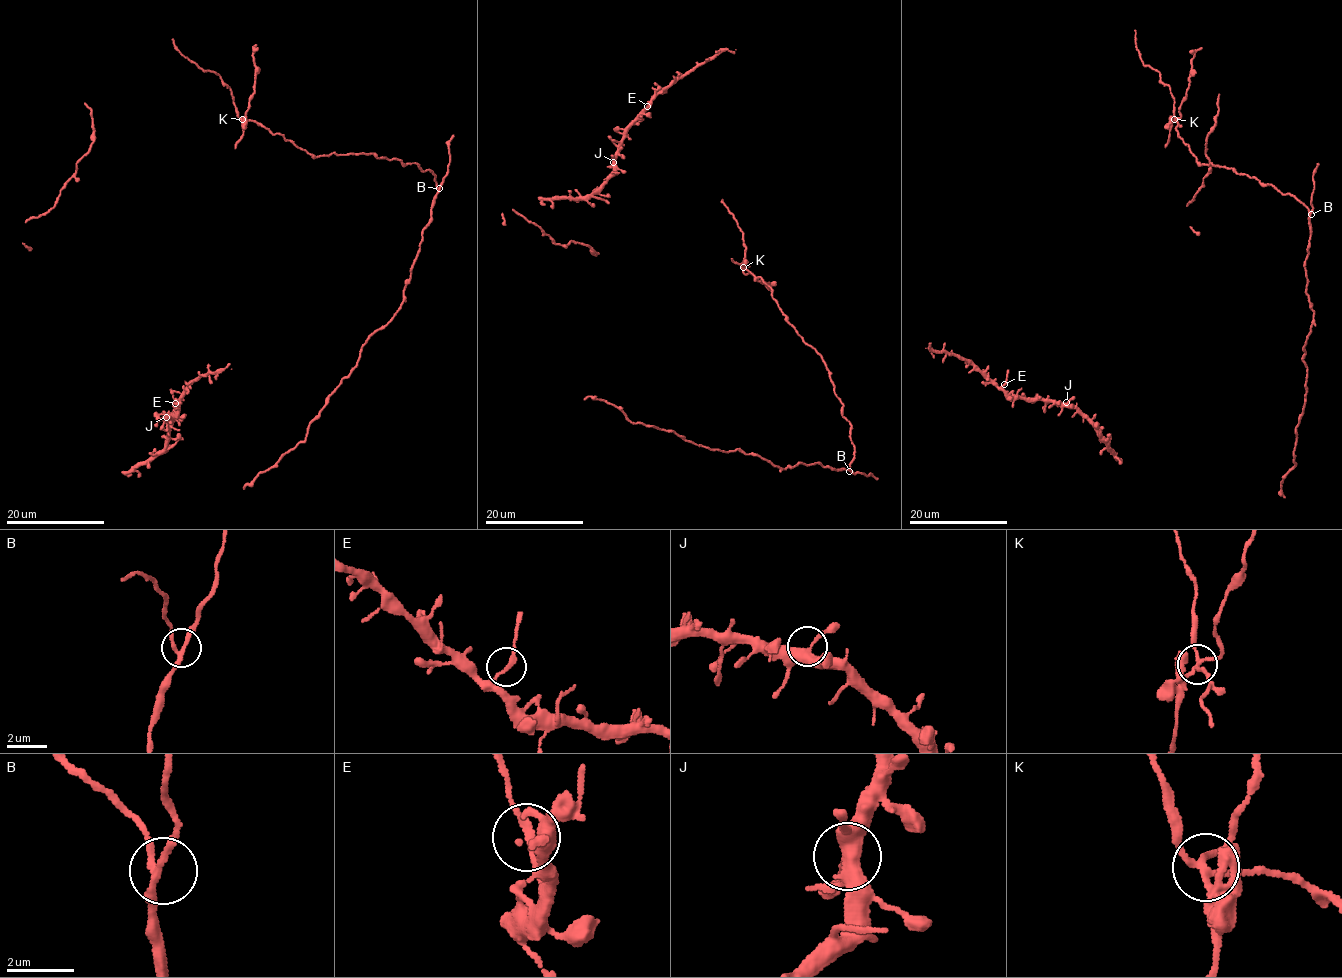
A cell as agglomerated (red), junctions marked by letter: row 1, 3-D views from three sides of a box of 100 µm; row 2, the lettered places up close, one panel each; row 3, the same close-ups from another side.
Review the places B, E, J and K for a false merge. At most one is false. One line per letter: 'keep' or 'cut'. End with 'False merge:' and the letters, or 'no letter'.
B: keep
E: keep
J: keep
K: cut
False merge: K

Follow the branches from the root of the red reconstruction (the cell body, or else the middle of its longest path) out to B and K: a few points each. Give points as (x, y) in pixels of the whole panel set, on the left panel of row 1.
B: (293, 448), (305, 440), (307, 428), (325, 406), (325, 399), (356, 365), (362, 345), (401, 306), (439, 188)
K: (293, 448), (362, 345), (401, 306), (438, 188), (414, 163), (313, 156), (242, 119)

